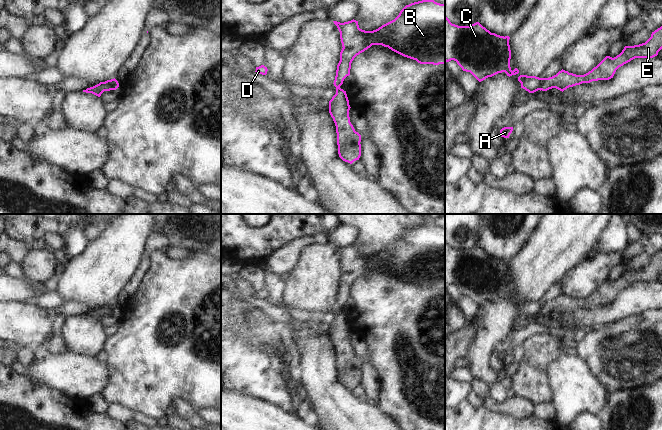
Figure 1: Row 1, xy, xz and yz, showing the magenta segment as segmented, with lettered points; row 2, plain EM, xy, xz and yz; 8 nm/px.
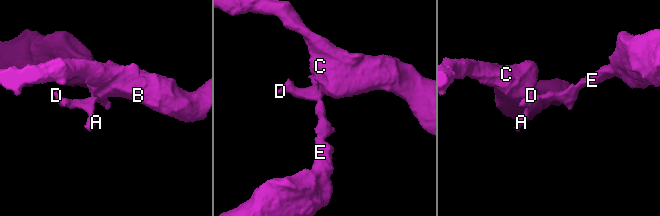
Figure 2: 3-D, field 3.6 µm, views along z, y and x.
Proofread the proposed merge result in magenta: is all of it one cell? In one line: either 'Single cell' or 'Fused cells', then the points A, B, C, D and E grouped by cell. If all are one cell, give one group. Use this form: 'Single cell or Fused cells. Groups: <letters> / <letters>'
Fused cells. Groups: A B C D / E.

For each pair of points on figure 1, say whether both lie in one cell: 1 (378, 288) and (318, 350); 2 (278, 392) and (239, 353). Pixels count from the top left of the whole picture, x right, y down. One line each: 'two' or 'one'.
1: two
2: one

